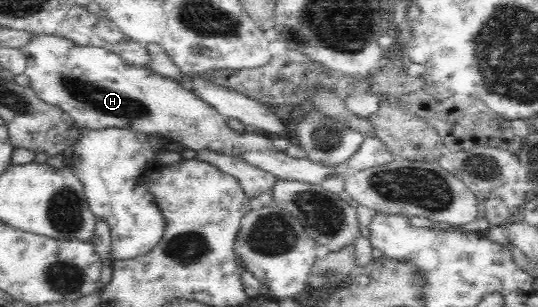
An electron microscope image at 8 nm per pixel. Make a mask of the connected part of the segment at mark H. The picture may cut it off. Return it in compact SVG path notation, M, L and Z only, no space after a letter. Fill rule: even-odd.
M36 36L21 48L24 58L27 59L25 74L30 78L29 89L34 91L47 105L62 109L72 117L75 124L82 129L118 128L147 133L161 138L163 141L182 141L182 145L192 151L208 150L222 153L228 157L238 157L263 172L274 175L277 179L302 181L308 184L320 184L324 177L335 173L320 163L306 158L294 159L286 152L276 150L273 139L266 139L256 133L236 133L226 125L227 118L218 114L195 93L186 91L180 83L172 79L156 75L150 69L136 67L126 63L116 53L100 47L77 45L72 41L55 36Z

